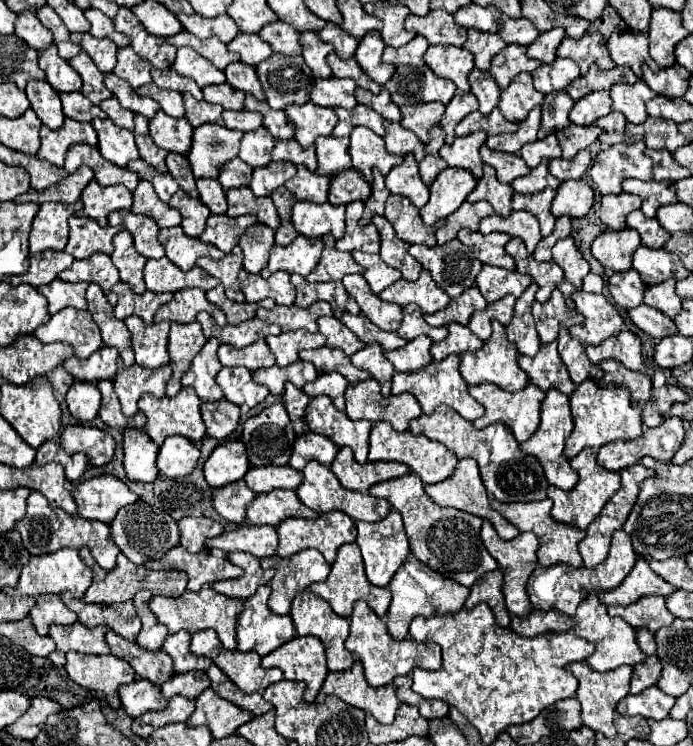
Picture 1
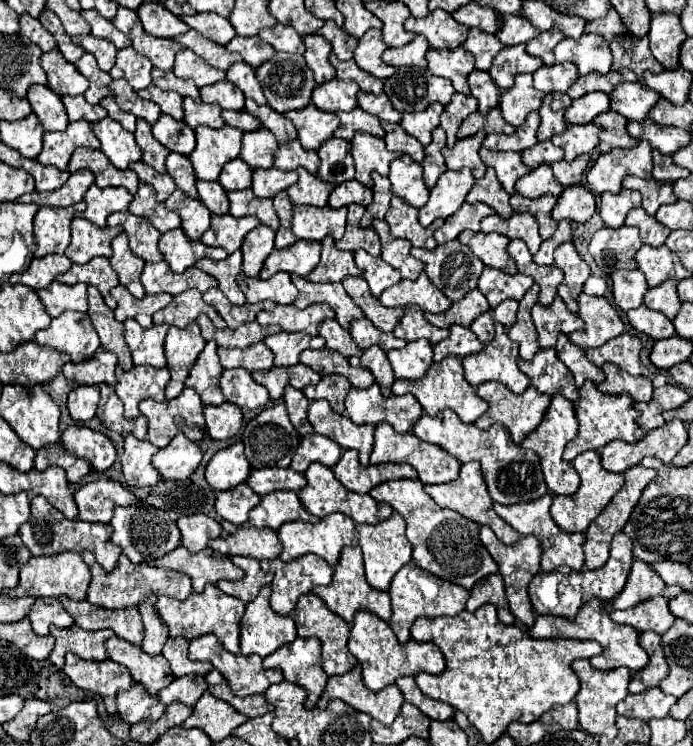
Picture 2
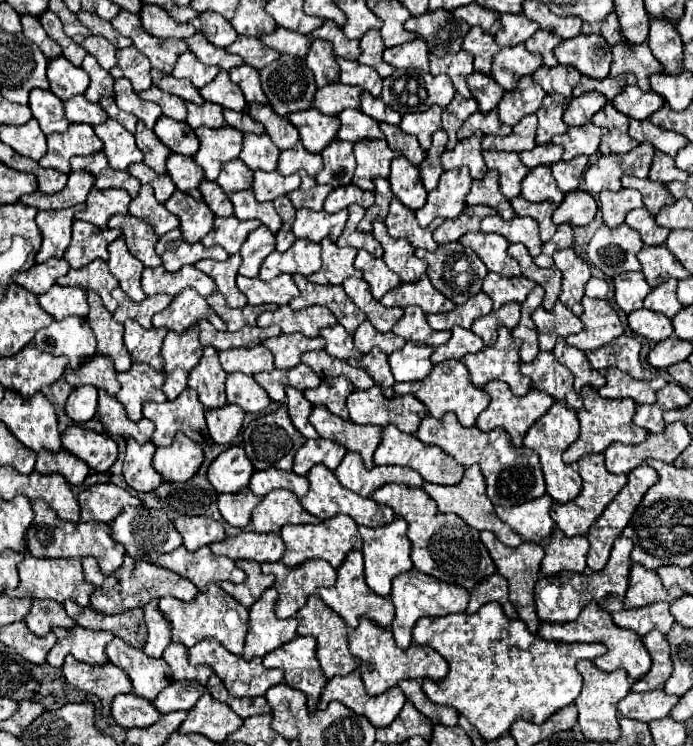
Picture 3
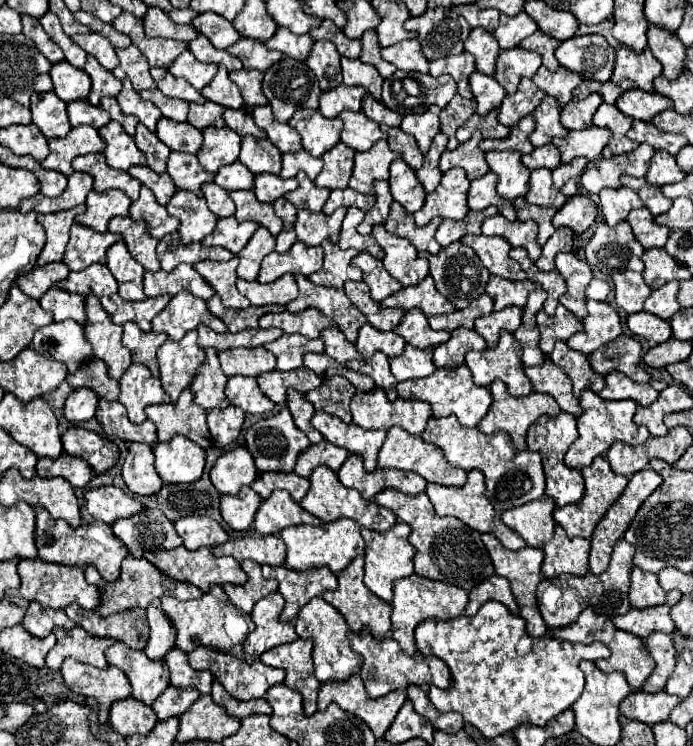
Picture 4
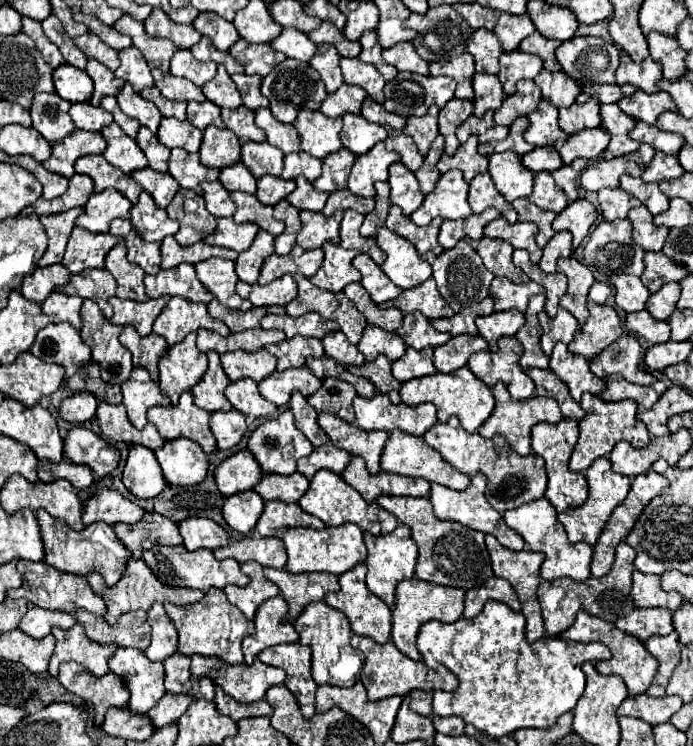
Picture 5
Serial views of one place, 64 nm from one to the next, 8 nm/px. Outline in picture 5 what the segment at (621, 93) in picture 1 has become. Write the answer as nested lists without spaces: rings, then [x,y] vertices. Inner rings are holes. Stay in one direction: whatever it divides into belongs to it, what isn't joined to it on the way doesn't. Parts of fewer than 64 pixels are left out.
[[[636,90],[632,96],[624,96],[618,102],[618,106],[634,120],[642,120],[646,124],[654,124],[656,118],[666,110],[676,112],[676,104],[672,102],[672,98],[666,92],[646,94],[646,92]]]

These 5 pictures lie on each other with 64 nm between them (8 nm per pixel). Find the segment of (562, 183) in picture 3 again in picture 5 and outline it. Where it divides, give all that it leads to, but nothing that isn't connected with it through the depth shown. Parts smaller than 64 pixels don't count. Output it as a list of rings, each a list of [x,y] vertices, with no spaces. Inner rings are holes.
[[[578,158],[578,160],[574,160],[572,164],[568,164],[568,166],[562,166],[562,168],[558,168],[552,176],[554,176],[554,182],[564,190],[564,194],[566,194],[566,198],[570,200],[570,202],[574,202],[576,198],[578,198],[578,178],[580,178],[580,174],[582,174],[582,170],[588,166],[588,160],[584,160],[584,158]]]

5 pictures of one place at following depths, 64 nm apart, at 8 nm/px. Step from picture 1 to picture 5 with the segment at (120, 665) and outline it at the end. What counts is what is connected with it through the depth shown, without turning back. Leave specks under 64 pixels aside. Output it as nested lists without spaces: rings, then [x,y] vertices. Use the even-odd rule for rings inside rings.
[[[64,662],[60,664],[58,680],[68,692],[94,704],[96,726],[104,722],[104,714],[108,708],[124,708],[128,704],[128,688],[124,688],[124,682],[120,682],[120,678],[112,672],[104,676],[92,676],[88,668],[76,662]]]

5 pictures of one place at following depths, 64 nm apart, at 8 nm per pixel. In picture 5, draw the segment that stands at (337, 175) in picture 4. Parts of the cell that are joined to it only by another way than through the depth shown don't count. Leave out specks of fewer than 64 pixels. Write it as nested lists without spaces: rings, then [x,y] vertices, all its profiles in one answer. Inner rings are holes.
[[[340,148],[322,160],[322,174],[312,182],[316,190],[334,192],[346,188],[350,168],[354,166],[356,156],[348,148]]]

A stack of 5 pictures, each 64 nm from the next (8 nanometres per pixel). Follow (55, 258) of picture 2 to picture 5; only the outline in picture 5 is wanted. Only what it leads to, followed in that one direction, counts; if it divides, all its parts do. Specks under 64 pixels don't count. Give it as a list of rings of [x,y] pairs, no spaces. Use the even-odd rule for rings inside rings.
[[[64,264],[36,268],[32,274],[28,274],[24,278],[20,292],[24,294],[24,298],[42,304],[48,298],[48,294],[52,290],[56,290],[58,286],[64,286],[68,282],[68,278],[70,278],[70,272],[68,272],[68,268],[64,268]]]

